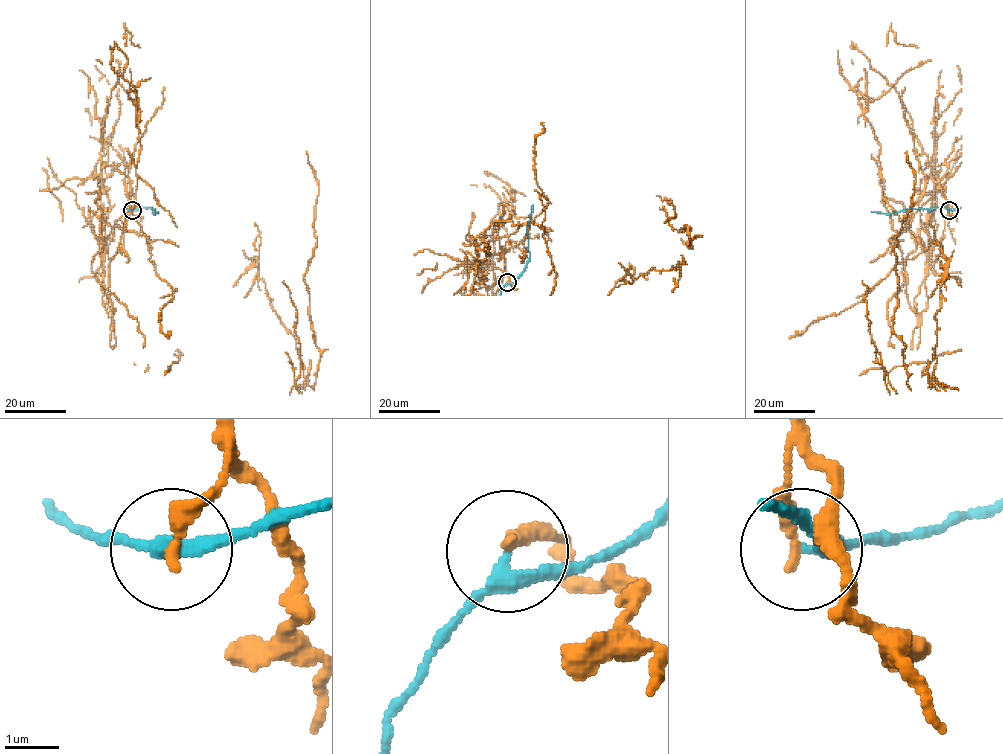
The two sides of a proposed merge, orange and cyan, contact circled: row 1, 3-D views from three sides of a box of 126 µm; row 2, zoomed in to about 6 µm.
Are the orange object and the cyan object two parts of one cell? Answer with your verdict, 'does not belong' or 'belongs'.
does not belong

